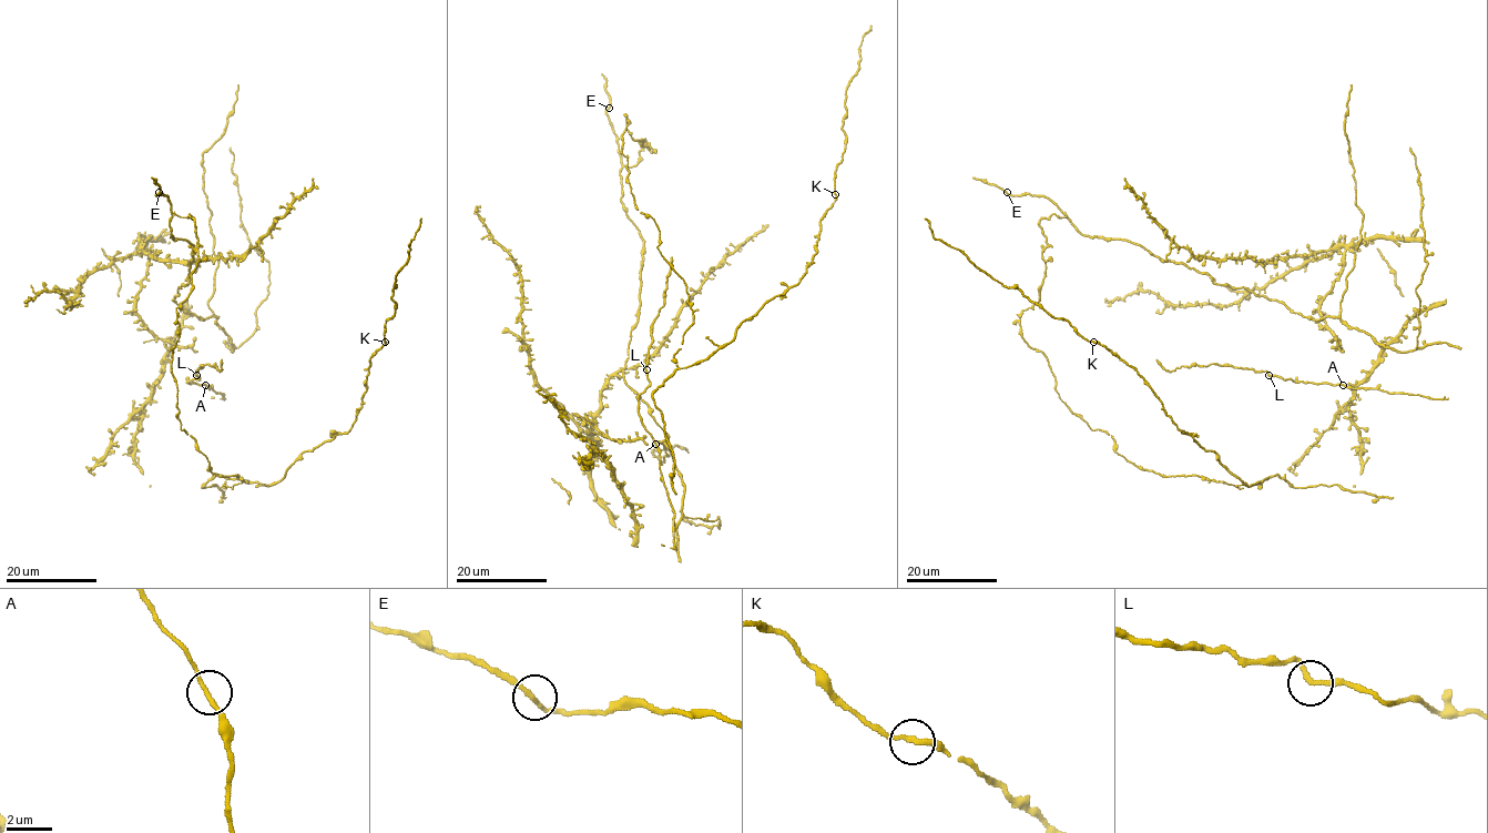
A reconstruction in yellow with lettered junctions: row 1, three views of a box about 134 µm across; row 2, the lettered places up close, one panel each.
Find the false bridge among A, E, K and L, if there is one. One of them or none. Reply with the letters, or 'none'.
none

